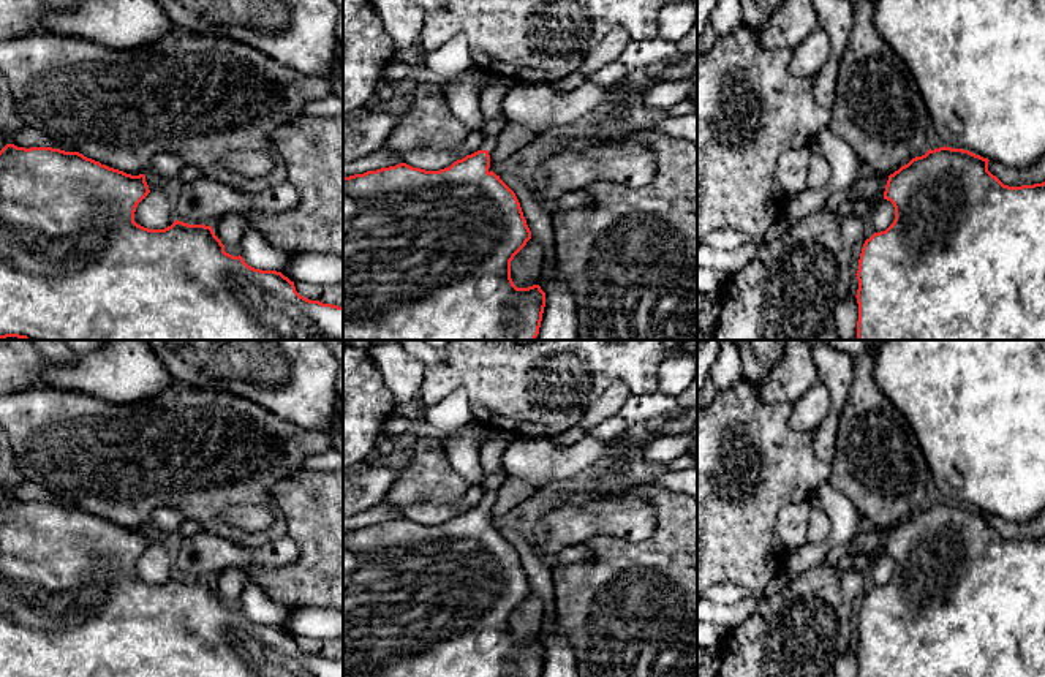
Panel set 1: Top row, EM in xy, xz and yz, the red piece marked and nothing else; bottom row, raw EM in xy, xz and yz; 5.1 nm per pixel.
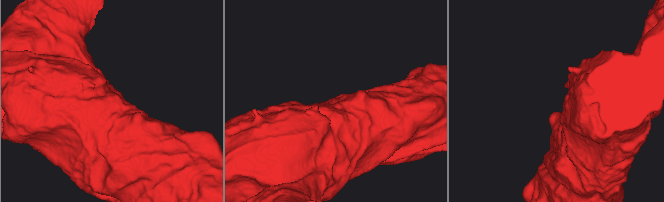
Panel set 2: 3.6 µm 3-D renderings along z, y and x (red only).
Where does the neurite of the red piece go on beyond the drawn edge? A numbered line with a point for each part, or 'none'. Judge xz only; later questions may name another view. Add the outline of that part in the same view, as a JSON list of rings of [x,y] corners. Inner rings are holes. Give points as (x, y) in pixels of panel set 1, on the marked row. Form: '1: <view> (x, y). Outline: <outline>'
1: xz (492, 128). Outline: [[[500,112],[500,115],[493,120],[485,122],[484,125],[484,142],[481,146],[479,150],[487,150],[489,155],[492,155],[492,152],[496,147],[496,139],[501,133],[501,130],[507,125],[507,119],[503,112]]]

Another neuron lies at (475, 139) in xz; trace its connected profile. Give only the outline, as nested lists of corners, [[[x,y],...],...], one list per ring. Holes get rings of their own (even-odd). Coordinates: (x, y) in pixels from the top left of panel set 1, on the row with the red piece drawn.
[[[470,131],[466,139],[452,152],[460,153],[460,155],[471,155],[481,149],[484,142],[484,131]]]

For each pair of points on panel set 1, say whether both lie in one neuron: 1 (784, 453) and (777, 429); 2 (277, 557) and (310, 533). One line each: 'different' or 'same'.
1: same
2: different

